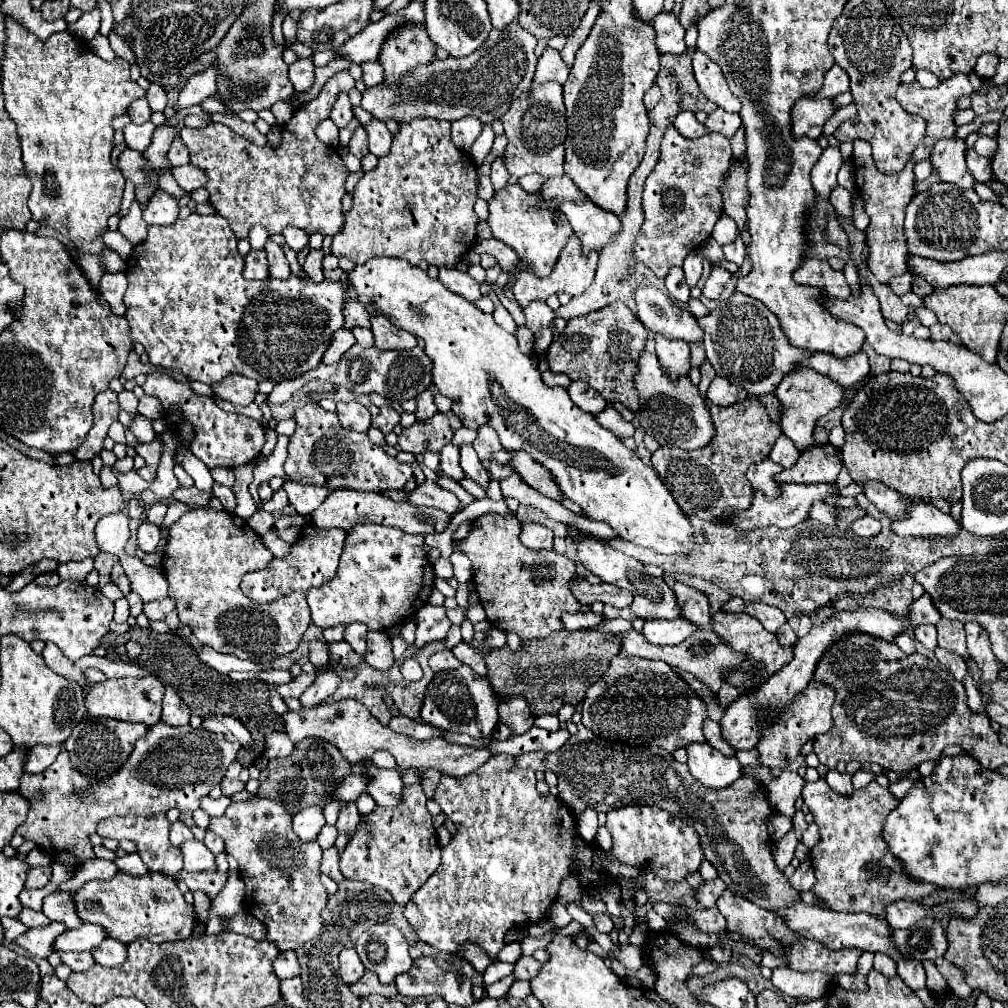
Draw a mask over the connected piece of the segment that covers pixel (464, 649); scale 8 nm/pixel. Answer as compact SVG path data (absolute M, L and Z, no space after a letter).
M461 641L461 643L453 649L453 655L455 655L461 663L473 667L473 671L477 671L479 675L487 675L485 663L483 663L483 653L477 653L477 651L475 651L471 645L467 645L465 641Z

